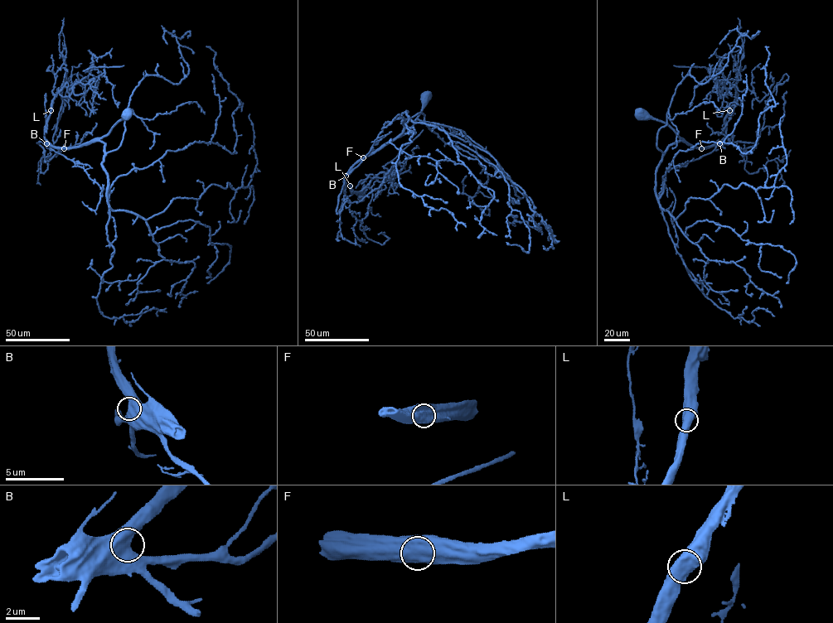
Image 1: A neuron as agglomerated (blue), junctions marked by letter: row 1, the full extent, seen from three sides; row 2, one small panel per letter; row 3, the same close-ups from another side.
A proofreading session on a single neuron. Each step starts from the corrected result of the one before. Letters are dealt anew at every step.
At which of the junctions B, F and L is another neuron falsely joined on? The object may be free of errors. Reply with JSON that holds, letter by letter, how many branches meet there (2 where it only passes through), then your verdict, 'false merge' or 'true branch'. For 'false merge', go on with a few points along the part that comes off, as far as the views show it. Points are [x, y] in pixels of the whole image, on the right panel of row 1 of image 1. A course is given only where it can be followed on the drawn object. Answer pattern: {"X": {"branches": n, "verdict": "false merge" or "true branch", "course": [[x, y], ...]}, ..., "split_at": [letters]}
{"B": {"branches": 2, "verdict": "true branch"}, "F": {"branches": 2, "verdict": "true branch"}, "L": {"branches": 2, "verdict": "true branch"}, "split_at": []}

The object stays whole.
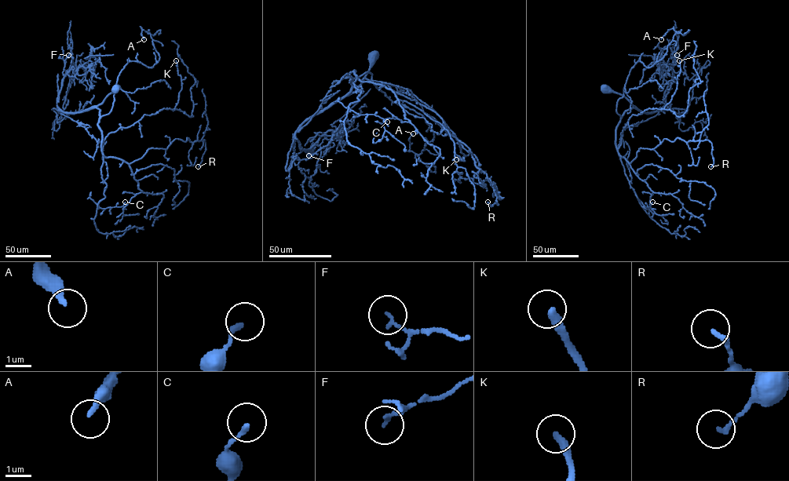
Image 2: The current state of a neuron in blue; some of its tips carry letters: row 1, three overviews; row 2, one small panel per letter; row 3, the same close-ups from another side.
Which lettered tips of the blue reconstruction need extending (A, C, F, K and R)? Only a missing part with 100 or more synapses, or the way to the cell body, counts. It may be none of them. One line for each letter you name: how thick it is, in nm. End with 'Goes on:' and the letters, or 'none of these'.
Goes on: none of these

